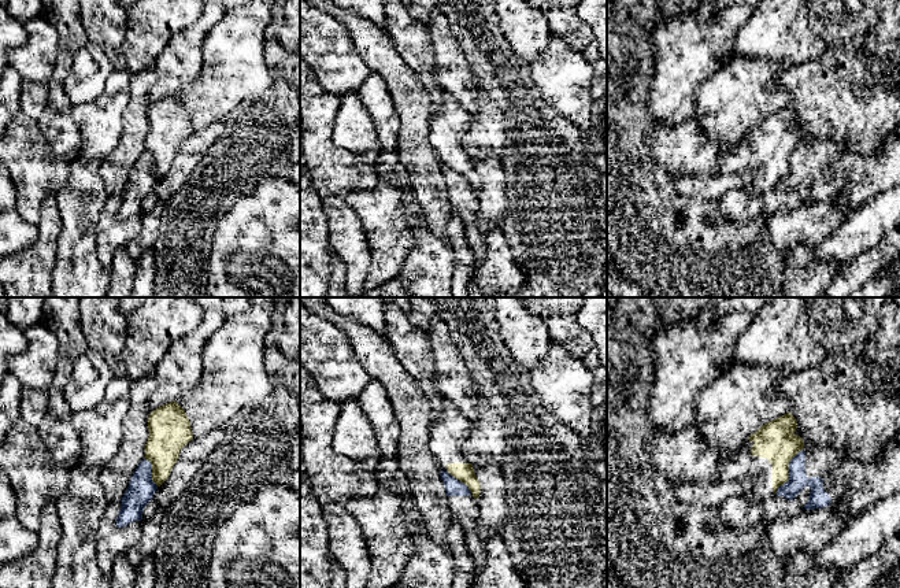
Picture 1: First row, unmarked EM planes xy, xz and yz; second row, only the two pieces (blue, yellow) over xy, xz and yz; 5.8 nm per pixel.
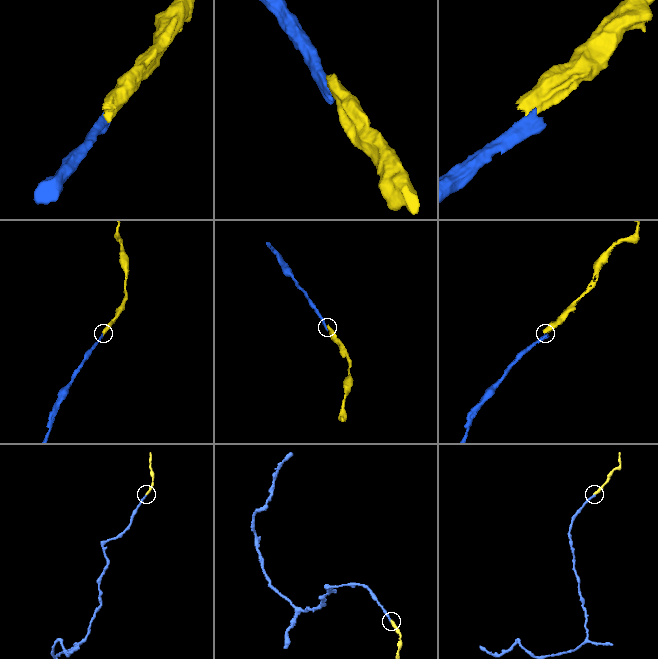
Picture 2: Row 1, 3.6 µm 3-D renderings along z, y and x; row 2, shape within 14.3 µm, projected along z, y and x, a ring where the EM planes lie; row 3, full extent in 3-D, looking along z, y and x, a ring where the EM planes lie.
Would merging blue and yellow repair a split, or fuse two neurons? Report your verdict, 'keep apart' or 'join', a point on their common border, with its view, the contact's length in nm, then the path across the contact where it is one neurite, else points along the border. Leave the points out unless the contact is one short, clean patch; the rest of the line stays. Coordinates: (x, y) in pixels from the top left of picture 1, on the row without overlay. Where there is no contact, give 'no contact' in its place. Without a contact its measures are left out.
keep apart; contact yz (789, 165); length 300 nm; border yz (802, 143), (789, 156), (789, 172), (776, 185)

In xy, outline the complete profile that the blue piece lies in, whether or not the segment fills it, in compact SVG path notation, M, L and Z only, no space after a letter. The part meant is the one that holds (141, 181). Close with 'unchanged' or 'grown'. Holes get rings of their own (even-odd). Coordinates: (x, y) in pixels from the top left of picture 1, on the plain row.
M144 152L134 164L129 181L122 191L122 201L116 219L125 221L142 212L144 200L153 192L158 178L152 173L152 156Z; unchanged

